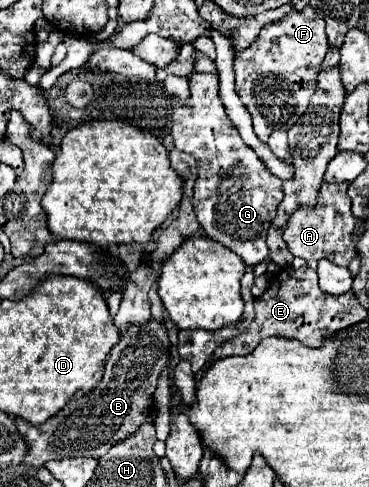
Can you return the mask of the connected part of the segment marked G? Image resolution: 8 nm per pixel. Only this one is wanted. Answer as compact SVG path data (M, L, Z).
M192 73L188 83L190 83L190 99L186 103L174 101L172 105L172 137L174 137L174 147L178 151L190 153L198 165L198 179L192 197L196 219L210 239L238 253L246 265L250 267L258 265L268 257L266 233L272 219L276 217L274 207L278 207L280 201L284 199L282 181L268 171L268 167L256 157L256 153L248 145L244 145L236 127L228 119L218 95L218 77L212 73Z

